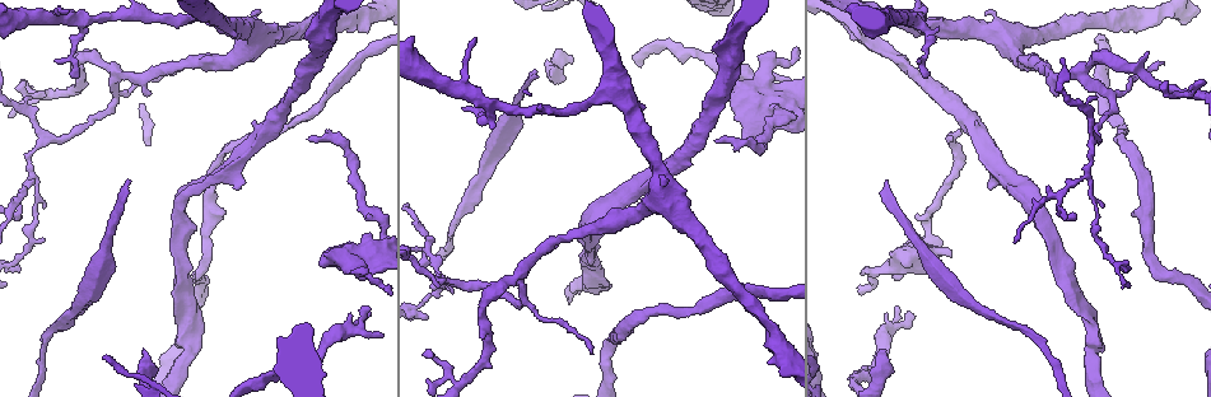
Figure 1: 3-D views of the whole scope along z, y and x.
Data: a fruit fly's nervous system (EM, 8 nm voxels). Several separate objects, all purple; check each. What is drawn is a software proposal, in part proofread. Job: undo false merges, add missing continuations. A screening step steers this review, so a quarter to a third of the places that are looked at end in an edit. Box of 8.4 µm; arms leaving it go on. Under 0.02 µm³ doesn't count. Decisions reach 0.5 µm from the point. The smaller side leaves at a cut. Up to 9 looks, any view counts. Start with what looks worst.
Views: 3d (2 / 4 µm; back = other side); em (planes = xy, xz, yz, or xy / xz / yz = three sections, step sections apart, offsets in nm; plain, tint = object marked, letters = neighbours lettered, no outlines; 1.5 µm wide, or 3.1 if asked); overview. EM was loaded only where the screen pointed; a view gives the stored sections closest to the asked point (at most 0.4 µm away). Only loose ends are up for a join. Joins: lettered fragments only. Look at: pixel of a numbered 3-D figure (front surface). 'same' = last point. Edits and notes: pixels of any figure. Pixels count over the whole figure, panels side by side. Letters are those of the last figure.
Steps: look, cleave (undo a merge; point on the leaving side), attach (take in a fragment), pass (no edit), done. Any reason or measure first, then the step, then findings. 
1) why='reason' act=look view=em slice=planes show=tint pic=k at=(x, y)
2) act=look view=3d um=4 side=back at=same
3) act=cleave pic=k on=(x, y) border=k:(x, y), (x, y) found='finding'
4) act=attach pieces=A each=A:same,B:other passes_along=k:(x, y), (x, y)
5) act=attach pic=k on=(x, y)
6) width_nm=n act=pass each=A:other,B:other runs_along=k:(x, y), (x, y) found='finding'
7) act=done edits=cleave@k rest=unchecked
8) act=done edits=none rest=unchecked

why='free end' act=look view=3d um=4 pic=1 at=(900, 312)

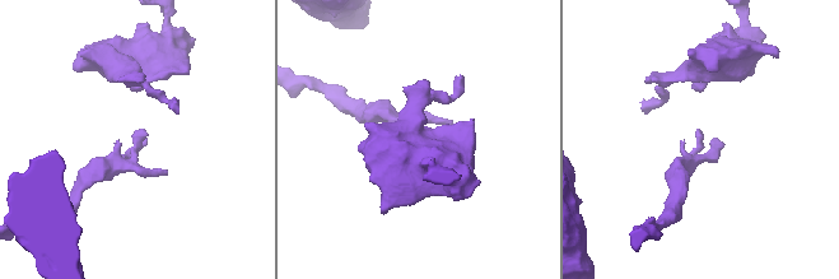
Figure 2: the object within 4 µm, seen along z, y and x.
why='now the EM' act=look view=em slice=planes show=letters pic=2 at=(697, 136)

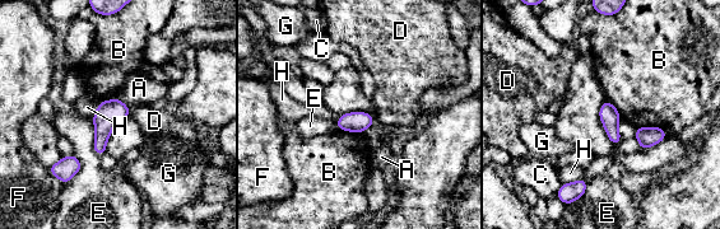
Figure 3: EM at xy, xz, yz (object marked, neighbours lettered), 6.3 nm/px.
act=pass each=A:other,B:other,C:other,D:other,E:other,F:other,G:other,H:other border=3:(581, 177), (562, 185) found='none of them fits'

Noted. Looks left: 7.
why='free end' act=look view=3d um=2 pic=1 at=(886, 180)

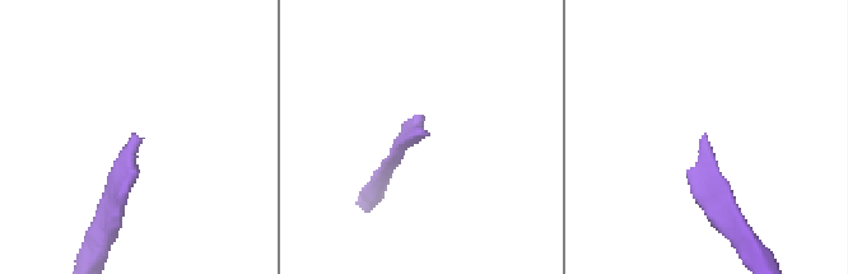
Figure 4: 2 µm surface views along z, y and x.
why='shape alone is not enough' act=look view=em slice=planes show=plain pic=4 at=(139, 140)

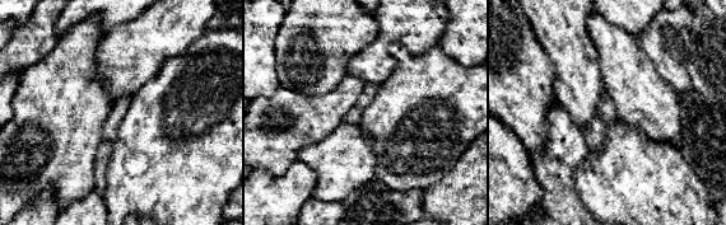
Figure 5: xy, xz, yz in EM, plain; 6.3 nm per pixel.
act=look view=em slice=planes show=letters at=same

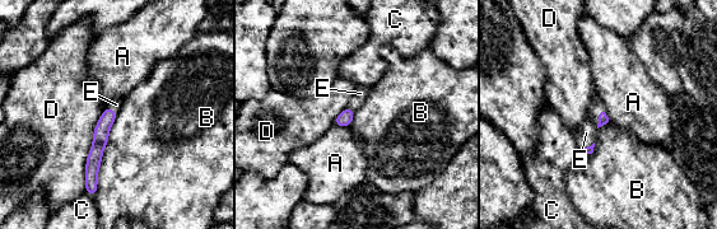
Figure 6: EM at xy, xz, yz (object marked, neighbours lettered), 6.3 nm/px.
width_nm=70 act=attach pieces=E each=A:other,B:other,C:other,D:other,E:same passes_along=6:(603, 118), (597, 118), (586, 132) found='the cell continues'

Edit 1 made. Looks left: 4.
why='see it whole again' act=look view=overview

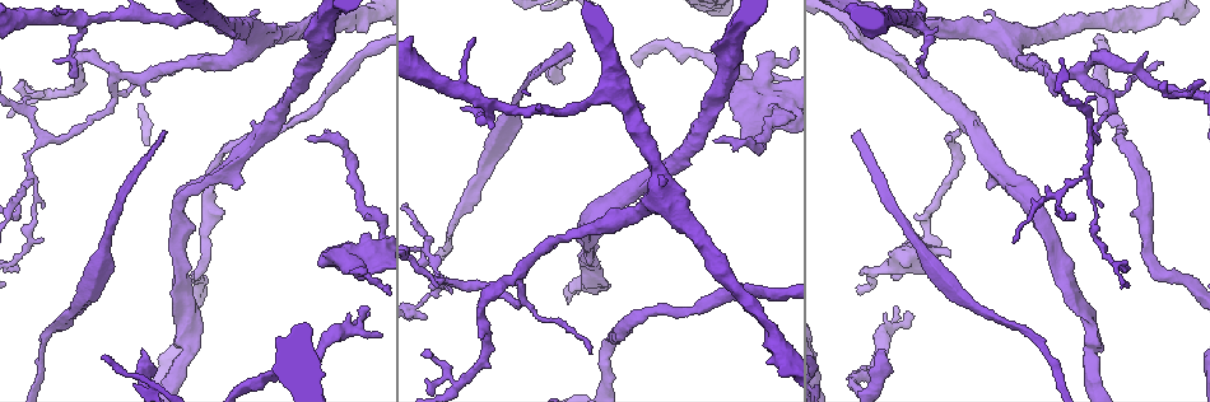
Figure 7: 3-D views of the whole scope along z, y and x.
why='free end' act=look view=3d um=4 pic=7 at=(950, 255)

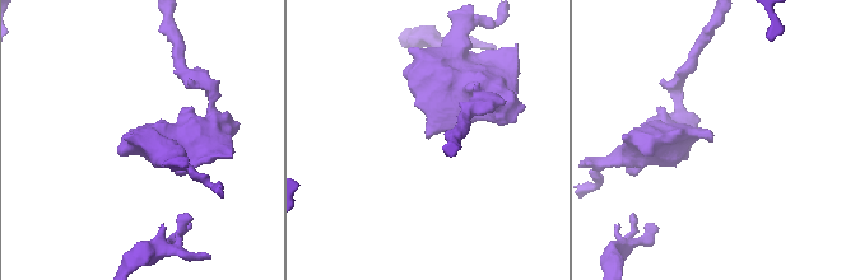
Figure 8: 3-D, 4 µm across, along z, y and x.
why='need the tissue' act=look view=em slice=yz step=4 show=letters pic=8 at=(711, 138)

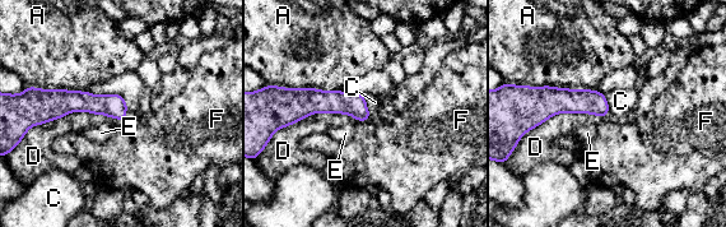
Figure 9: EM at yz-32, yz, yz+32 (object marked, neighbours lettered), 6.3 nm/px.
act=look view=em slice=planes show=letters at=same

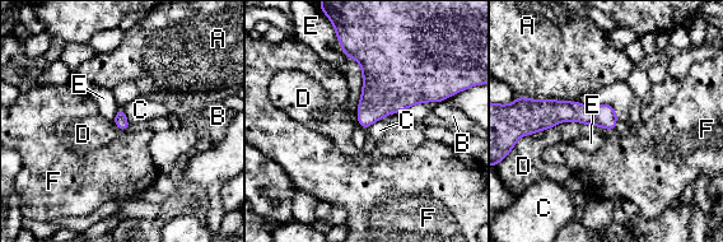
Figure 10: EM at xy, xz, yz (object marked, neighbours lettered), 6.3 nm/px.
act=pass each=A:other,B:other,C:other,D:other,E:other,F:other border=10:(439, 101), (419, 102), (402, 111) found='none of them fits'

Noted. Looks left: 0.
act=done edits=attach@6 rest=unchecked

